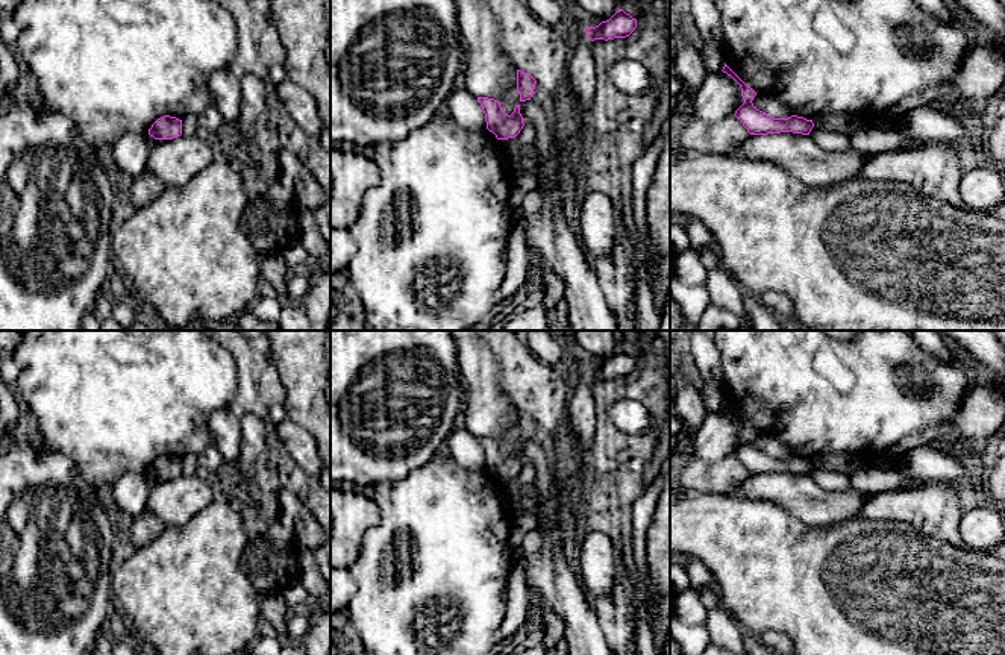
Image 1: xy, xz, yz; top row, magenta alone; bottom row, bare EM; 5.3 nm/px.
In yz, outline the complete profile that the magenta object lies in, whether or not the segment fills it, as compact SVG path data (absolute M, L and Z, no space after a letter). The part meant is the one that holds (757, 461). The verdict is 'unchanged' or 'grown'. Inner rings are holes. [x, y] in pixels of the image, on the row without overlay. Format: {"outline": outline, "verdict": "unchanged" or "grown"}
{"outline": "M726 403L722 411L731 415L741 428L744 443L735 450L734 455L743 462L750 475L781 472L809 475L811 469L814 467L812 459L797 455L791 455L788 458L773 458L767 455L753 446L752 440L756 432L750 426L747 426Z", "verdict": "unchanged"}

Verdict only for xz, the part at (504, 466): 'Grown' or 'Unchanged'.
Unchanged

